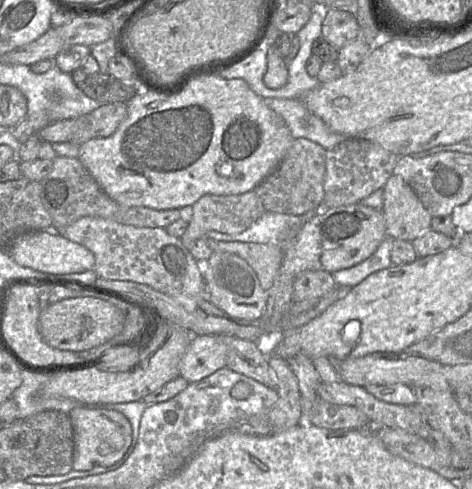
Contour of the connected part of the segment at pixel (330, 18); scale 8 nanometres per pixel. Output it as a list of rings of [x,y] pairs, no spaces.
[[[328,9],[322,23],[321,37],[341,49],[360,36],[358,22],[350,11]]]

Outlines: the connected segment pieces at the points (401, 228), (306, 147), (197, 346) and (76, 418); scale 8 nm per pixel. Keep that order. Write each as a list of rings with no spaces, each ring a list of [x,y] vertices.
[[[393,174],[383,187],[382,213],[387,236],[412,242],[431,229],[432,215],[401,176]]]
[[[296,138],[279,165],[254,189],[266,212],[302,215],[322,207],[326,149],[307,139]]]
[[[224,334],[195,336],[180,361],[179,376],[189,383],[200,381],[226,367],[226,354]]]
[[[83,405],[73,408],[68,414],[74,429],[73,470],[75,471],[110,466],[120,460],[131,445],[132,426],[120,412]]]

